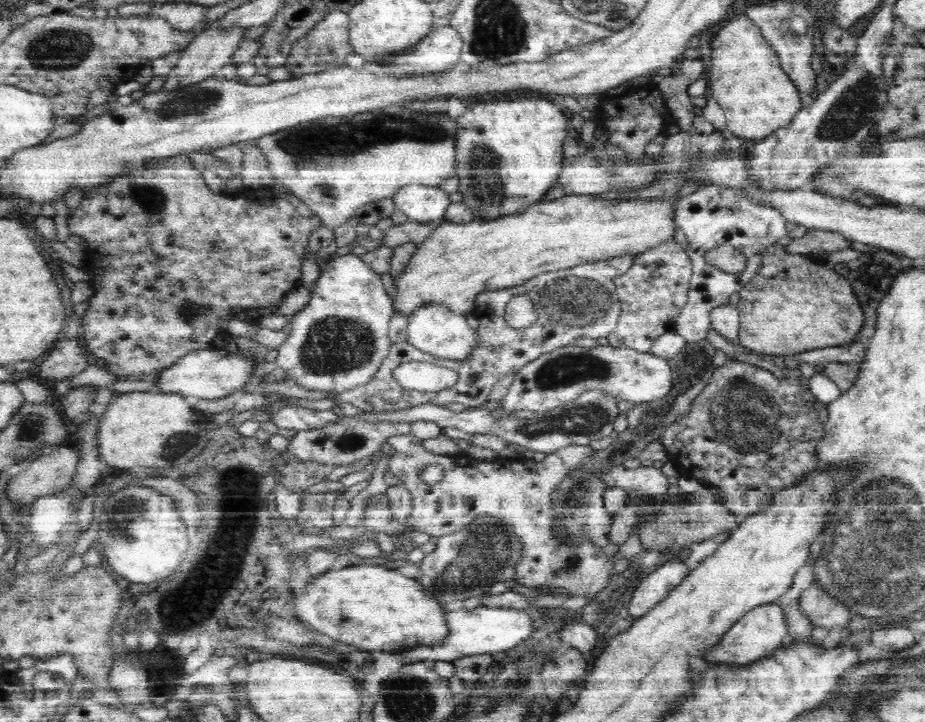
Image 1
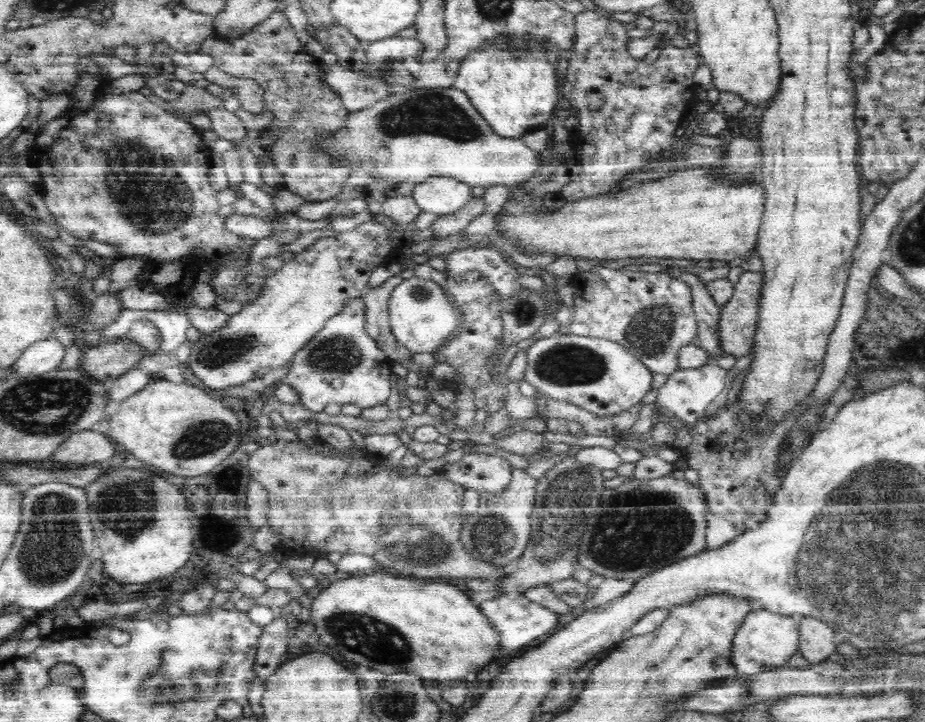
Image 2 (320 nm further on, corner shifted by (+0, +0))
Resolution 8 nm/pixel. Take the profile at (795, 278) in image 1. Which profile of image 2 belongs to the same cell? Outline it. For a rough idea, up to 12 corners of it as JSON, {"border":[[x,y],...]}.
{"border":[[744,272],[721,306],[719,339],[739,357],[755,346],[762,272]]}

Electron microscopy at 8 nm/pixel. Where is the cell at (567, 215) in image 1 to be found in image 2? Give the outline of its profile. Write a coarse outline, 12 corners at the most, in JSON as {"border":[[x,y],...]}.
{"border":[[695,166],[498,222],[538,254],[731,261],[758,181]]}

